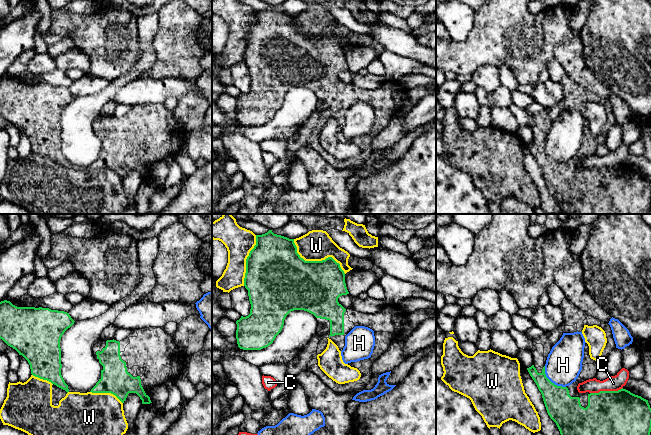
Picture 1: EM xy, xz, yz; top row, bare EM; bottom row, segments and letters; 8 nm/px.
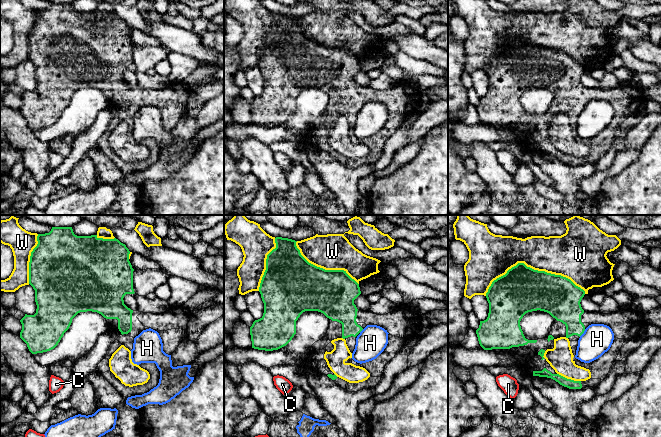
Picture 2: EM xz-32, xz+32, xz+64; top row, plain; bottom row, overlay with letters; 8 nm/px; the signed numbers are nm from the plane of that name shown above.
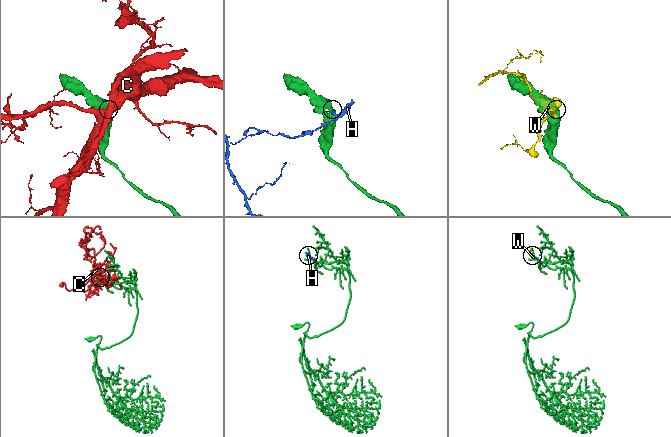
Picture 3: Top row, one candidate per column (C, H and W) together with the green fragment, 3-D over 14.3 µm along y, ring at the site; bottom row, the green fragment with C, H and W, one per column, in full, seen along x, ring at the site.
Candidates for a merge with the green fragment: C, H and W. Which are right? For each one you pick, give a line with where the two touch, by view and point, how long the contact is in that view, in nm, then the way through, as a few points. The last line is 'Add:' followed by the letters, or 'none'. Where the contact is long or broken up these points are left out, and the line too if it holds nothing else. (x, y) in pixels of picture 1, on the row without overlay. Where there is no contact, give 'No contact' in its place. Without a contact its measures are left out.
Add: none

